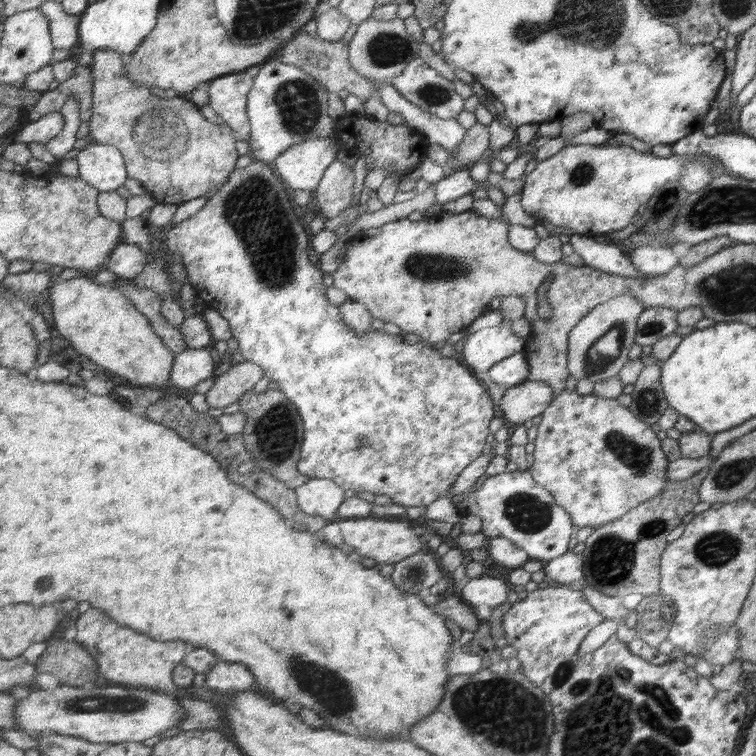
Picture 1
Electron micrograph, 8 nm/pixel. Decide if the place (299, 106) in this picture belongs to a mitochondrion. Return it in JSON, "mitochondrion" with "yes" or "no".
{"mitochondrion":"yes"}

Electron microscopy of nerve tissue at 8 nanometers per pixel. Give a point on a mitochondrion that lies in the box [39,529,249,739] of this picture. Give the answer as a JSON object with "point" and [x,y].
{"point":[80,703]}

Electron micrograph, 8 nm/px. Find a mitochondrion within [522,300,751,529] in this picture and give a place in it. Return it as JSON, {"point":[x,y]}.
{"point":[602,353]}

